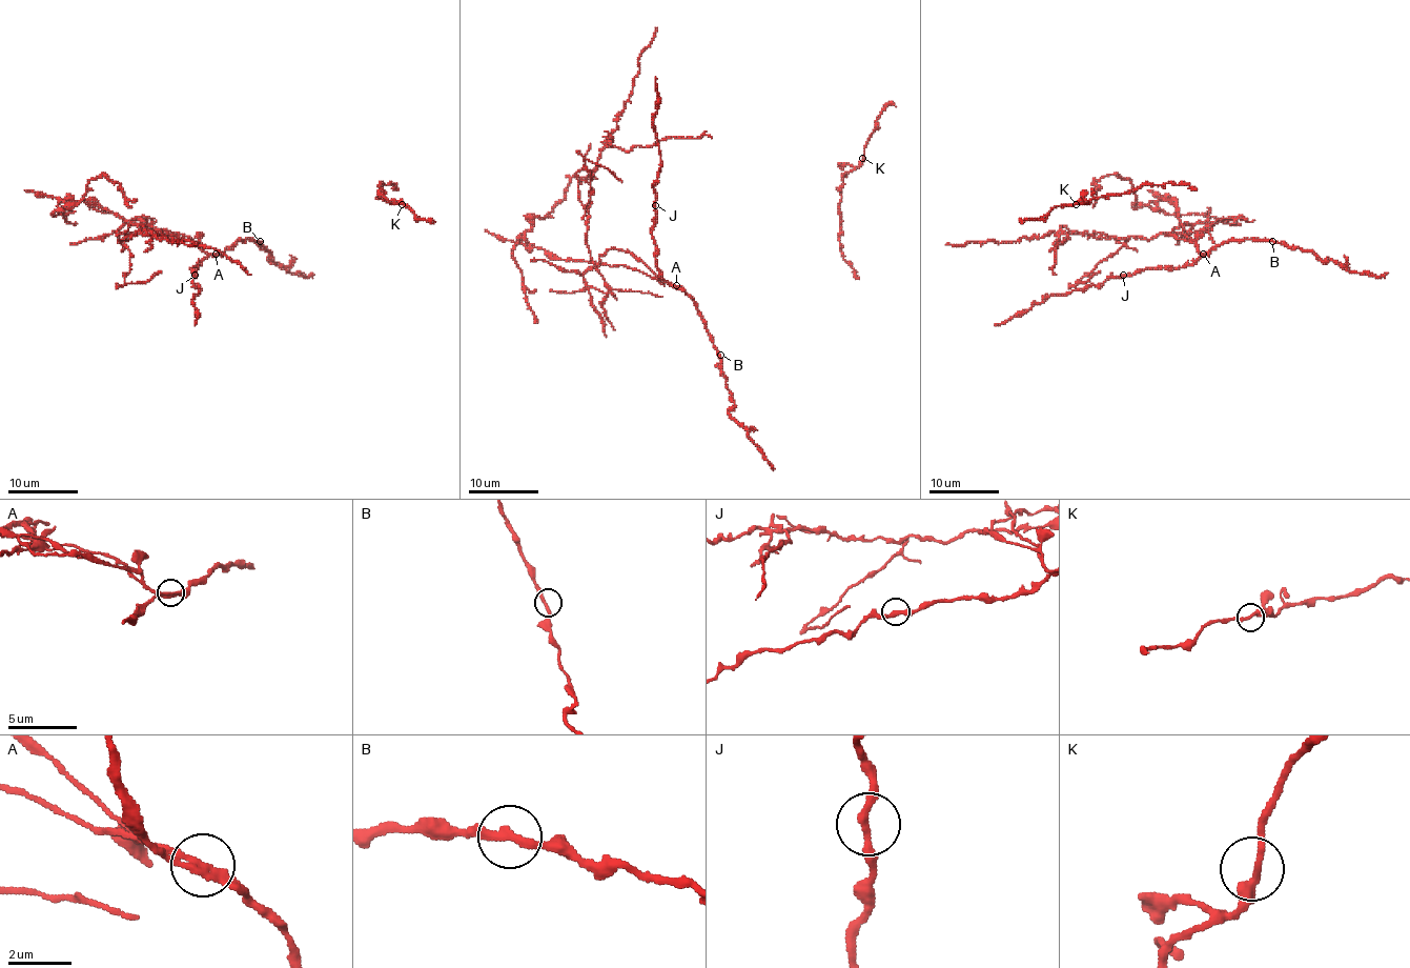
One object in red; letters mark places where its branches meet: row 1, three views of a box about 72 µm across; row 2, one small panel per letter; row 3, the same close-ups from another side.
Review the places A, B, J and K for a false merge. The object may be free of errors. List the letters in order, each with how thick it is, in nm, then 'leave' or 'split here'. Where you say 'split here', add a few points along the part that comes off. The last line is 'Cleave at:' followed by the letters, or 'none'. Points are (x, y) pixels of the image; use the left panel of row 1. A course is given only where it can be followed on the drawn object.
A: calibre 280 nm; split here; course (216, 254), (140, 223), (123, 223), (147, 228), (126, 234), (126, 239), (152, 233), (171, 243), (197, 244)
B: calibre 260 nm; leave
J: calibre 280 nm; leave
K: calibre 280 nm; leave
Cleave at: A

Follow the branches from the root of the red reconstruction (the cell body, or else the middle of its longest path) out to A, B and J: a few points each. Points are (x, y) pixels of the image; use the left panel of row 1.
A: (129, 238), (126, 239), (126, 234), (147, 228), (123, 223), (145, 223), (216, 254)
B: (129, 238), (126, 234), (147, 228), (123, 223), (156, 227), (208, 254), (223, 254), (244, 239), (260, 241)
J: (129, 238), (126, 234), (147, 228), (123, 223), (145, 223), (192, 241), (207, 255), (191, 269), (195, 275)

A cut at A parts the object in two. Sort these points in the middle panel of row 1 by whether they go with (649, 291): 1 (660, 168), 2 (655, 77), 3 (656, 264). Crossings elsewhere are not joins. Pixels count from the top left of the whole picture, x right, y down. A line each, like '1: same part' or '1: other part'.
1: other part
2: other part
3: other part

